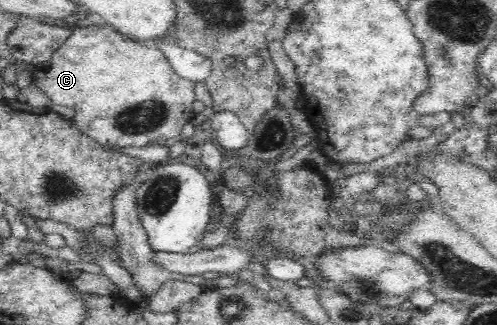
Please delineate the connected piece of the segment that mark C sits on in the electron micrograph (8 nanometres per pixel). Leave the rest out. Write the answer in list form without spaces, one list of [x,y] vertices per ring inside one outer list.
[[[110,24],[103,25],[93,25],[86,27],[74,26],[72,28],[70,36],[65,40],[64,44],[52,56],[34,67],[34,82],[40,90],[46,93],[46,96],[50,98],[55,105],[63,105],[64,107],[69,107],[72,109],[75,115],[75,122],[78,125],[78,129],[85,133],[90,139],[93,139],[97,144],[102,146],[114,146],[117,148],[126,148],[126,146],[142,146],[156,145],[156,144],[168,144],[172,138],[180,136],[184,126],[190,122],[190,118],[194,116],[192,114],[192,104],[196,101],[196,96],[194,96],[194,85],[196,82],[188,80],[187,78],[182,78],[174,69],[173,65],[170,64],[170,61],[167,59],[165,52],[153,44],[146,44],[140,41],[134,41],[121,35],[116,31]]]

